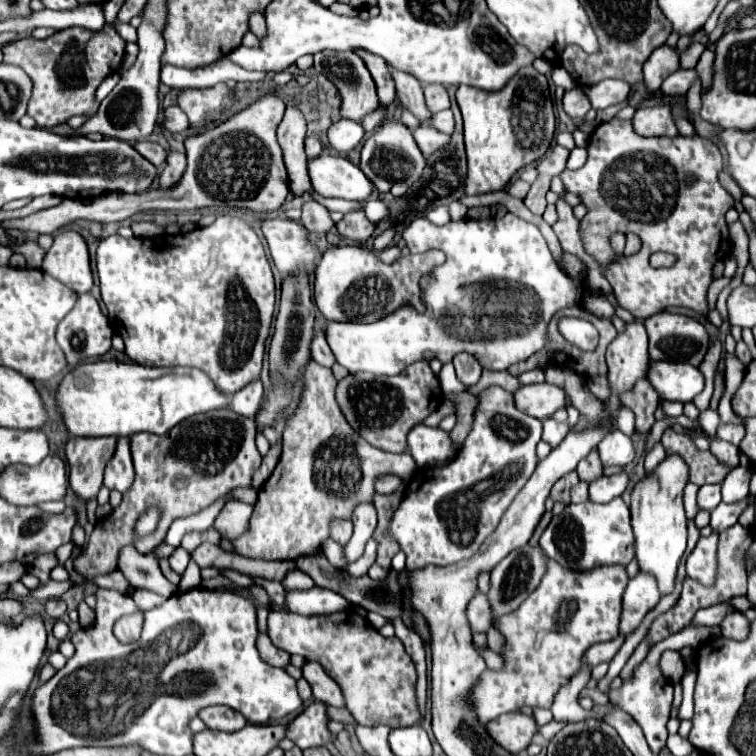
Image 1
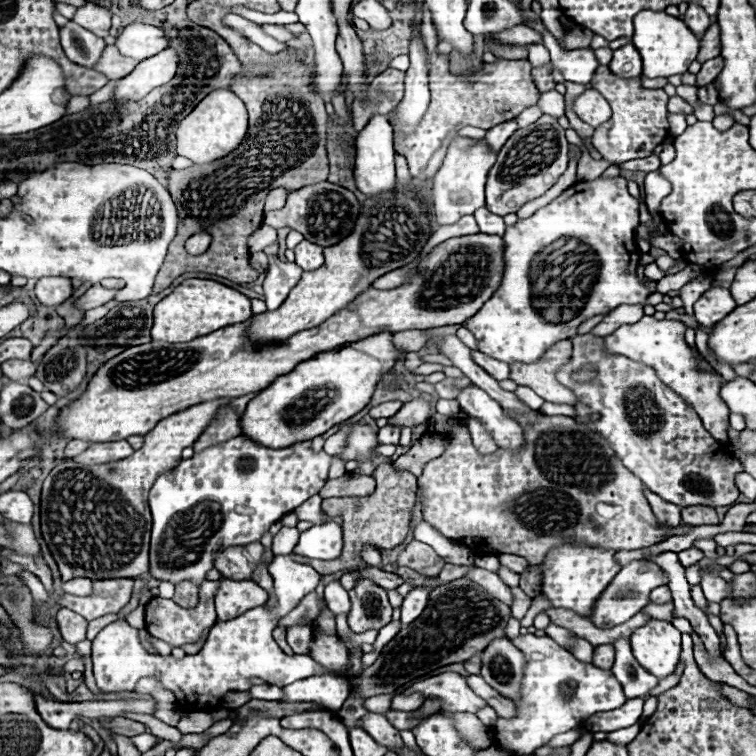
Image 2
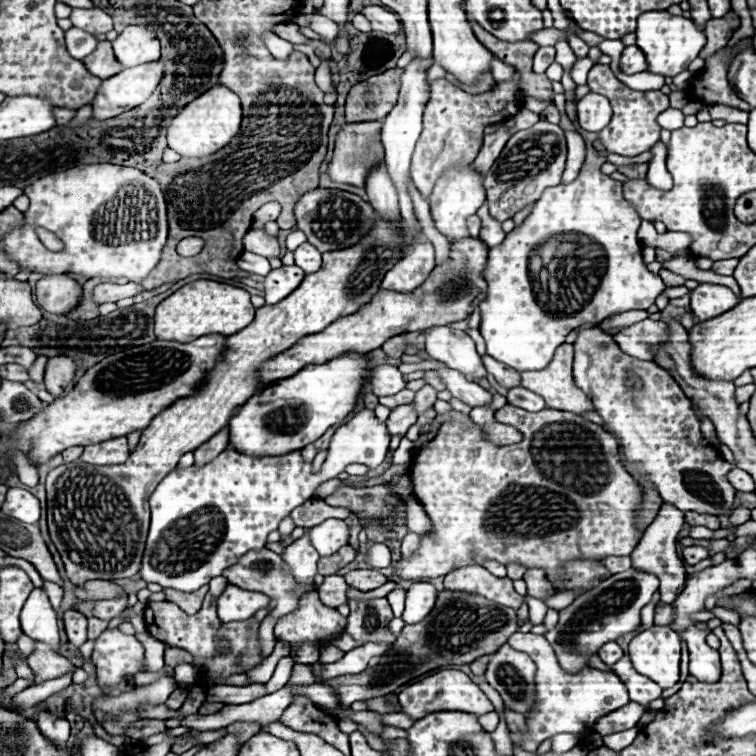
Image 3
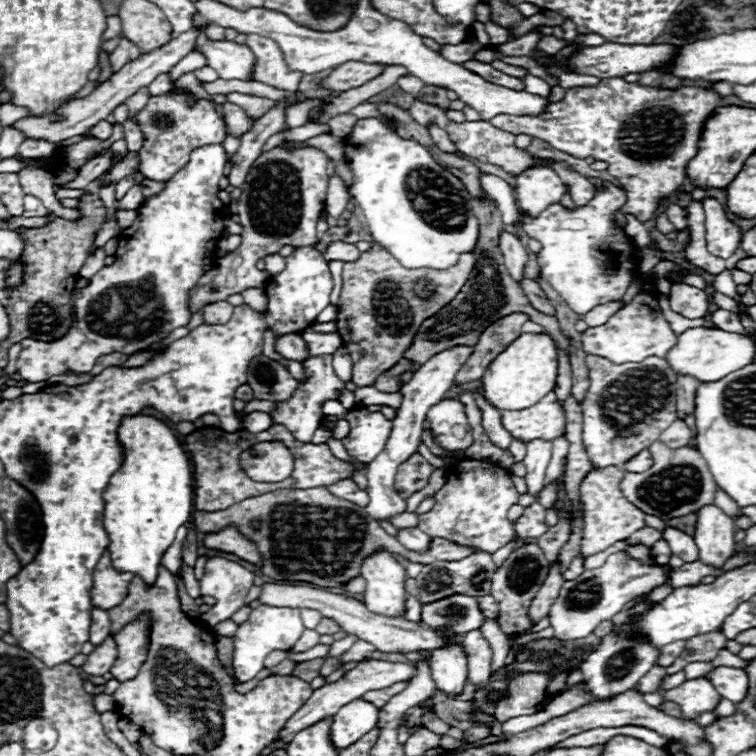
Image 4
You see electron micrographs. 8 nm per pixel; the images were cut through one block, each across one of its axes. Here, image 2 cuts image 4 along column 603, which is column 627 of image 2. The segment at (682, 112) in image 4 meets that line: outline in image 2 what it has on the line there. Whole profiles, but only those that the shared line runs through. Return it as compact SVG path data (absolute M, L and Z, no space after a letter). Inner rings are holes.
M600 66L590 82L592 88L598 90L610 102L612 112L614 112L612 118L606 124L598 126L592 136L594 148L602 154L604 160L610 160L612 164L646 158L668 136L668 132L666 132L666 128L668 128L668 124L666 124L668 94L664 90L646 92L646 88L642 88L642 84L638 84L638 80L640 78L622 80L622 78L614 76L608 66Z

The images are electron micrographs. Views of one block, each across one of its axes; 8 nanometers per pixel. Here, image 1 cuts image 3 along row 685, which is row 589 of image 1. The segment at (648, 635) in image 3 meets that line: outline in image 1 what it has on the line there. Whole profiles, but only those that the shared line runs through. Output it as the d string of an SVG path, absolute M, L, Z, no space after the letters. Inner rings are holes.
M668 456L650 476L644 476L642 482L632 490L632 528L634 528L634 550L638 568L646 574L652 574L658 582L660 596L666 596L674 590L678 562L686 550L686 514L682 504L682 490L688 482L686 464L678 456Z

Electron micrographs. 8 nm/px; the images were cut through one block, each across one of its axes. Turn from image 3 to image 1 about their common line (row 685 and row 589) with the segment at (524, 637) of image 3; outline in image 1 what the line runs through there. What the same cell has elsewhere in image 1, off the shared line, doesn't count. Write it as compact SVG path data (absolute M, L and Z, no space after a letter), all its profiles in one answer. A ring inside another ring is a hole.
M548 560L548 570L540 582L540 586L514 610L514 614L508 614L498 620L496 628L506 638L504 648L504 668L502 670L486 670L480 678L480 682L474 686L472 702L478 712L478 718L486 724L500 714L516 712L524 706L528 708L550 708L554 694L562 684L566 684L580 668L580 658L586 648L590 648L596 642L606 642L618 636L618 620L620 620L620 602L622 592L628 584L626 568L624 566L610 566L610 568L594 568L592 572L570 572L562 568L558 562Z

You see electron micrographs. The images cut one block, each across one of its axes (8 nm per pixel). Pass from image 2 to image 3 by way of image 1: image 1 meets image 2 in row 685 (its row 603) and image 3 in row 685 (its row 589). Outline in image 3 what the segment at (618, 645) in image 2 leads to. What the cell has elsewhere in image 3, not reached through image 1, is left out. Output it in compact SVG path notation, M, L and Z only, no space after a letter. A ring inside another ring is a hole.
M624 656L622 660L618 660L618 664L612 666L612 670L620 676L620 680L626 684L628 692L630 692L630 700L642 704L644 708L648 708L648 704L656 698L662 698L662 688L658 688L658 684L654 684L650 678L640 676L638 672L634 672L632 662L628 656Z

